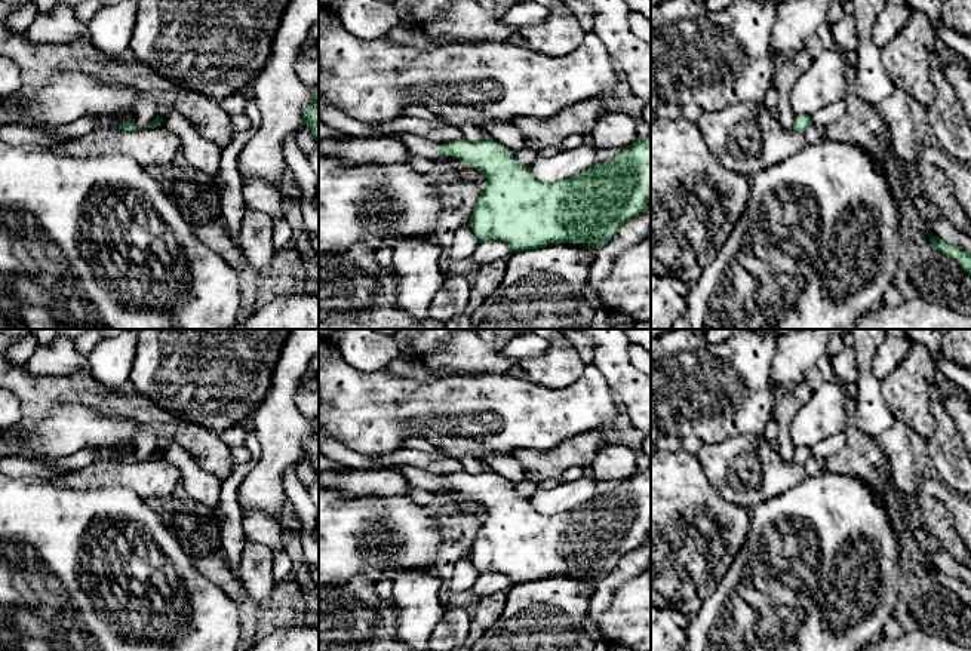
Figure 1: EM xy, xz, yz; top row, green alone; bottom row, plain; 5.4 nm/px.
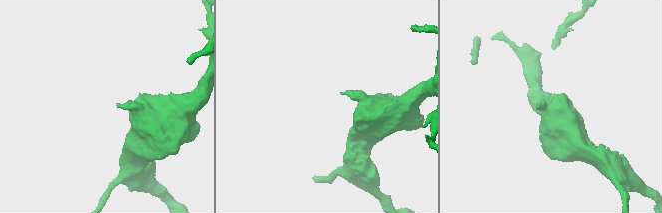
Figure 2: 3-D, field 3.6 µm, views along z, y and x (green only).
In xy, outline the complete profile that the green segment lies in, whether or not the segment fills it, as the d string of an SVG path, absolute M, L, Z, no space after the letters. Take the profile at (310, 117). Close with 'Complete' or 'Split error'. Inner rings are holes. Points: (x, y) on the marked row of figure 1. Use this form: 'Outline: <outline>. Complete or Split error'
Outline: M319 86L311 87L311 105L304 111L302 120L319 141Z. Complete

